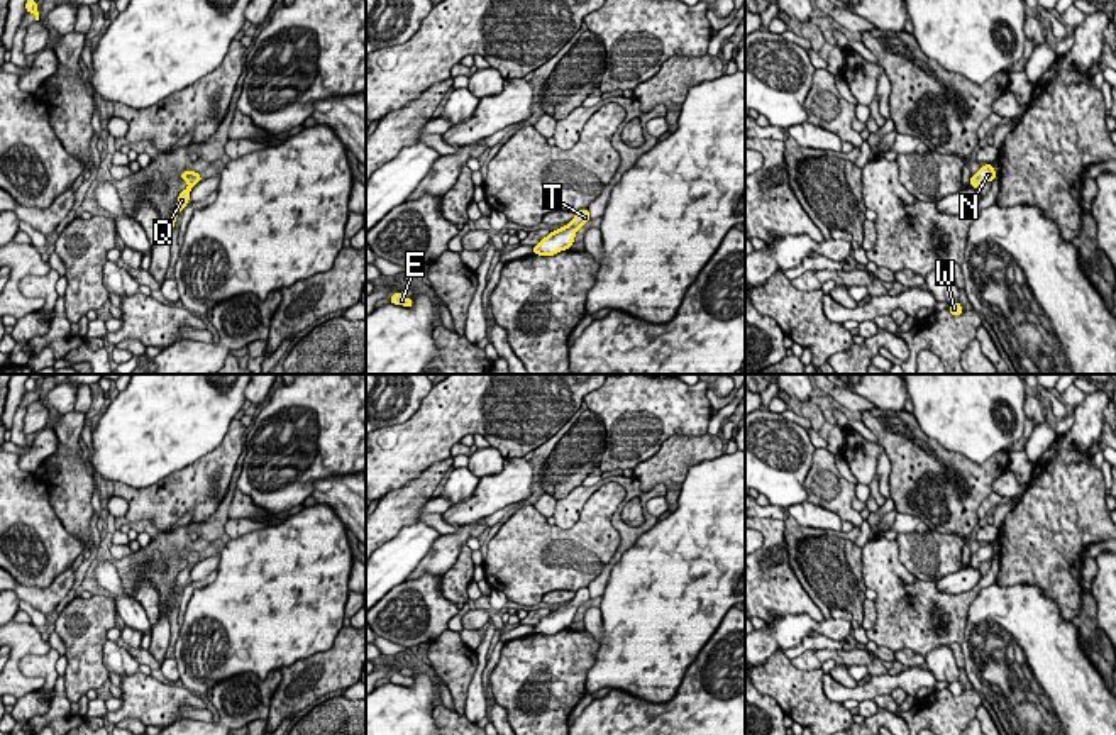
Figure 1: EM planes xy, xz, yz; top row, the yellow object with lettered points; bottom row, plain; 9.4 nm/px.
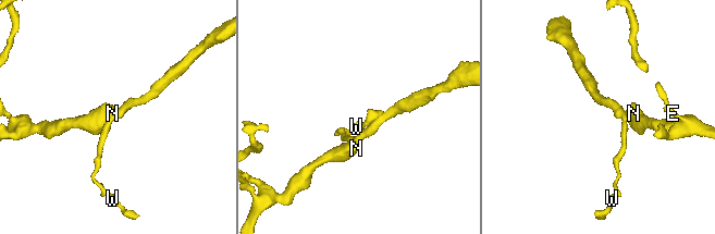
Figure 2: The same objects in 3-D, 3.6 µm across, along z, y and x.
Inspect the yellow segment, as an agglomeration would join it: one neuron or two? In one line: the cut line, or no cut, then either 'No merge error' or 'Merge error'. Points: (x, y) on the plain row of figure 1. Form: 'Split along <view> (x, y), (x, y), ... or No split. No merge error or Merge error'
No split. No merge error

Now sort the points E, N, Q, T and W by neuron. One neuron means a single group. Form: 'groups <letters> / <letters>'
groups E N Q T W

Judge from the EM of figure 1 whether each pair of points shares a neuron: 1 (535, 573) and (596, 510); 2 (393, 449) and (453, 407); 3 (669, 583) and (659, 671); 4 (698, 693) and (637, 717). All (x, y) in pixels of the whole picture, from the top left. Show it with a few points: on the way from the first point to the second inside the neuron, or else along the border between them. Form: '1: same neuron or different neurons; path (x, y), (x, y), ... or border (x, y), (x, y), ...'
1: same neuron; path (554, 566), (591, 529)
2: same neuron; path (408, 447), (437, 422)
3: same neuron; path (661, 605), (659, 649)
4: same neuron; path (683, 708), (674, 717), (652, 717)

